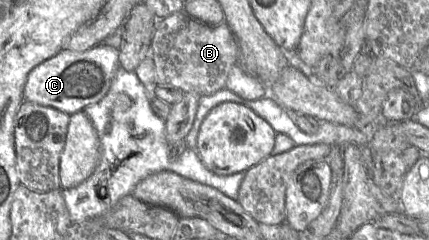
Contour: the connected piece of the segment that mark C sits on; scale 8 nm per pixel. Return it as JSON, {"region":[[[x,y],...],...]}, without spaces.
{"region":[[[103,43],[84,52],[62,49],[29,72],[24,100],[72,115],[99,102],[107,94],[118,67],[119,50]]]}

